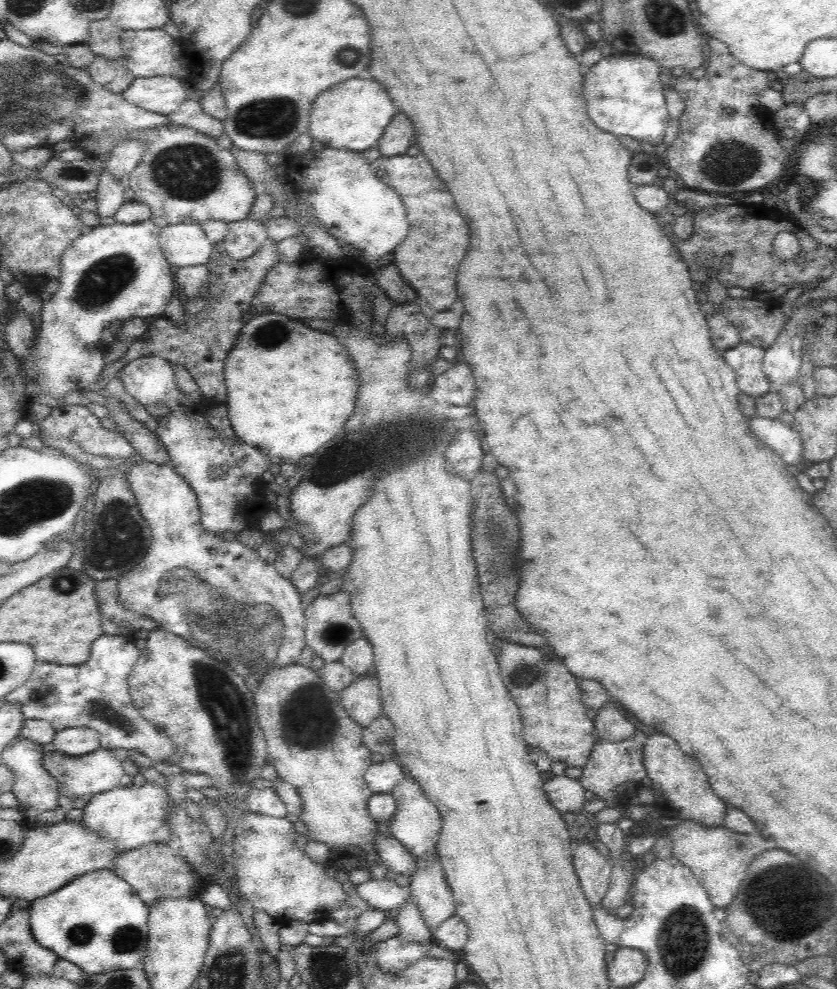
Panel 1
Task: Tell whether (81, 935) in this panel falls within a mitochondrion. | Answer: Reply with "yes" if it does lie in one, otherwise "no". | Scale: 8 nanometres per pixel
yes

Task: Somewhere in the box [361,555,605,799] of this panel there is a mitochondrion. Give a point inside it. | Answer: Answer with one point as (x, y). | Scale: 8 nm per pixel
(525, 676)

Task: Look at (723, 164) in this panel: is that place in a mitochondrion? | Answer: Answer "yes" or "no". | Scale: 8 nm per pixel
yes

